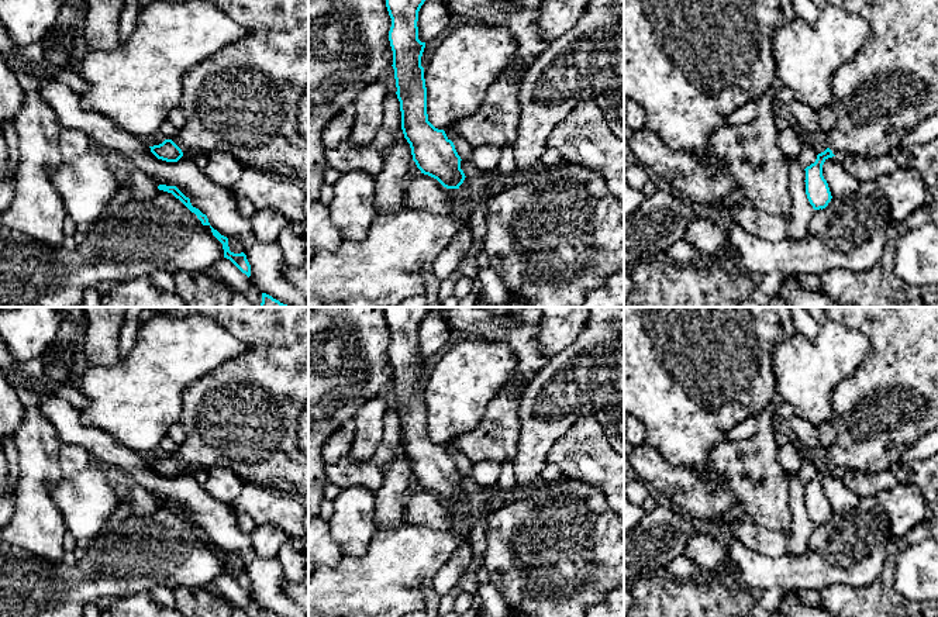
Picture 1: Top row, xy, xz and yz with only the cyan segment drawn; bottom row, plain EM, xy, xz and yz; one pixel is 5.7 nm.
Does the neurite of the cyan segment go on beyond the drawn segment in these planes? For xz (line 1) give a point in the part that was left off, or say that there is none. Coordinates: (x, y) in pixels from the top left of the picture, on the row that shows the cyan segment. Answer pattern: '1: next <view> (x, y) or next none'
1: next none

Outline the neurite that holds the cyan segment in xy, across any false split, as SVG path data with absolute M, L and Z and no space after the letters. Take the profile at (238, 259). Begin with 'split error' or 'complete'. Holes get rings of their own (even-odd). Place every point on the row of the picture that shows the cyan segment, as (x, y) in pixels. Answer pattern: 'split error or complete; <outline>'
complete; M211 225L213 235L223 244L224 249L224 258L230 259L242 273L245 273L248 278L251 276L251 265L246 259L246 255L244 252L234 254L230 251L228 247L228 238L221 235L217 230L214 230Z

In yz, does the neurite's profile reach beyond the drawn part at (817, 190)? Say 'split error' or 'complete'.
split error

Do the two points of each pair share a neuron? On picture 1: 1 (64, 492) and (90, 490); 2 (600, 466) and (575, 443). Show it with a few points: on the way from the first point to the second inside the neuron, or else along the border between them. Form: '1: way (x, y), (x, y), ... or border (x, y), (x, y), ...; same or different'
1: way (71, 492), (83, 492); same
2: way (593, 461), (582, 450); same

